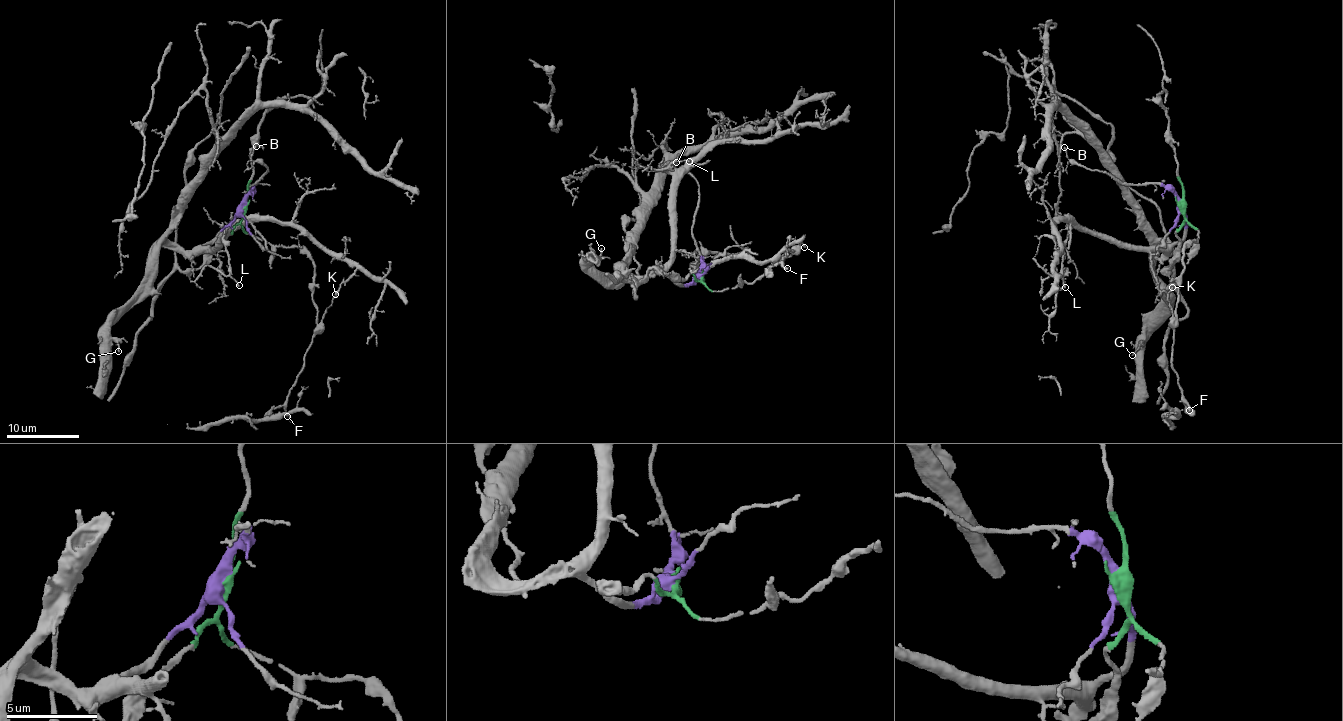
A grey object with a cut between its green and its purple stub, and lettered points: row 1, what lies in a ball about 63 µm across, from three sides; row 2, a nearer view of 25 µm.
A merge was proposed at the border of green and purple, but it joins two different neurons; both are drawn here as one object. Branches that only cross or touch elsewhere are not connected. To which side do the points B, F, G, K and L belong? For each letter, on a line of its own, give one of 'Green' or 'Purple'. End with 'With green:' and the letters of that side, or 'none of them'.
B: Purple
F: Green
G: Purple
K: Green
L: Purple
With green: F, K

